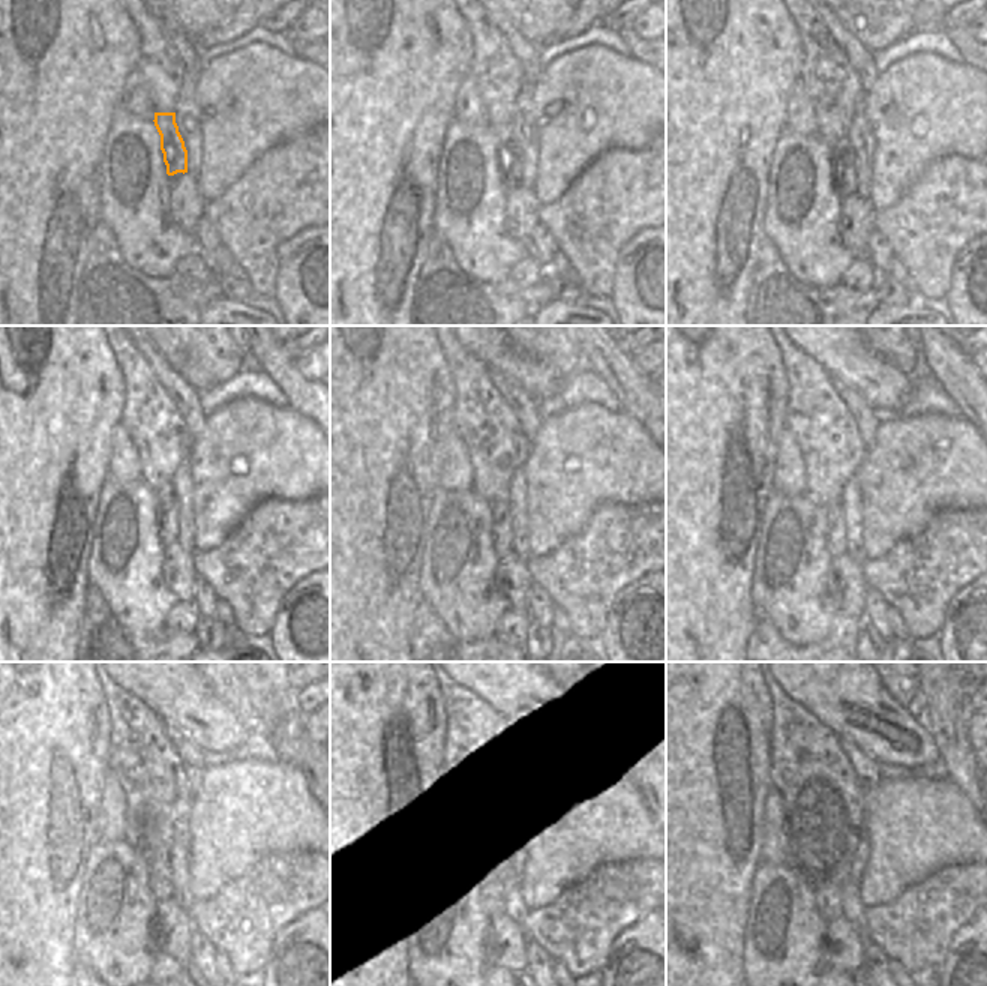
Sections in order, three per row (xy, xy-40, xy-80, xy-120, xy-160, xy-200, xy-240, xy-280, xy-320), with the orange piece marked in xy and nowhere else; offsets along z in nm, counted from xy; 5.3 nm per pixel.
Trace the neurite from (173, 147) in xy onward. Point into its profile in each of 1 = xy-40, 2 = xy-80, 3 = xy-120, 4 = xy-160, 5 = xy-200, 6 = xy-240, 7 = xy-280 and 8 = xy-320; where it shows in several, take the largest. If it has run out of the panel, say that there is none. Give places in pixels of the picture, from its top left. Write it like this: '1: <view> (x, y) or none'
1: xy-40 (509, 153)
2: xy-80 (842, 155)
3: xy-120 (167, 506)
4: xy-160 (500, 515)
5: xy-200 (836, 544)
6: xy-240 (159, 883)
7: xy-280 (492, 883)
8: xy-320 (827, 899)

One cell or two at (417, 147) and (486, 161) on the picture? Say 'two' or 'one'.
two

